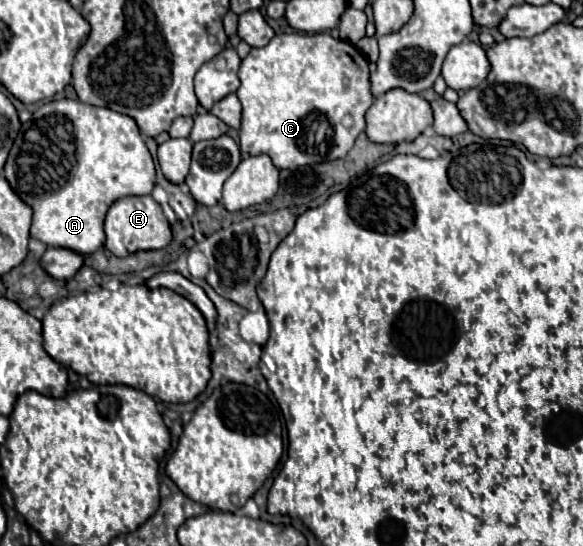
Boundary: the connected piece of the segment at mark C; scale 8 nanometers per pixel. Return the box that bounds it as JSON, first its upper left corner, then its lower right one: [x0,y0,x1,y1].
[237,32,373,170]

